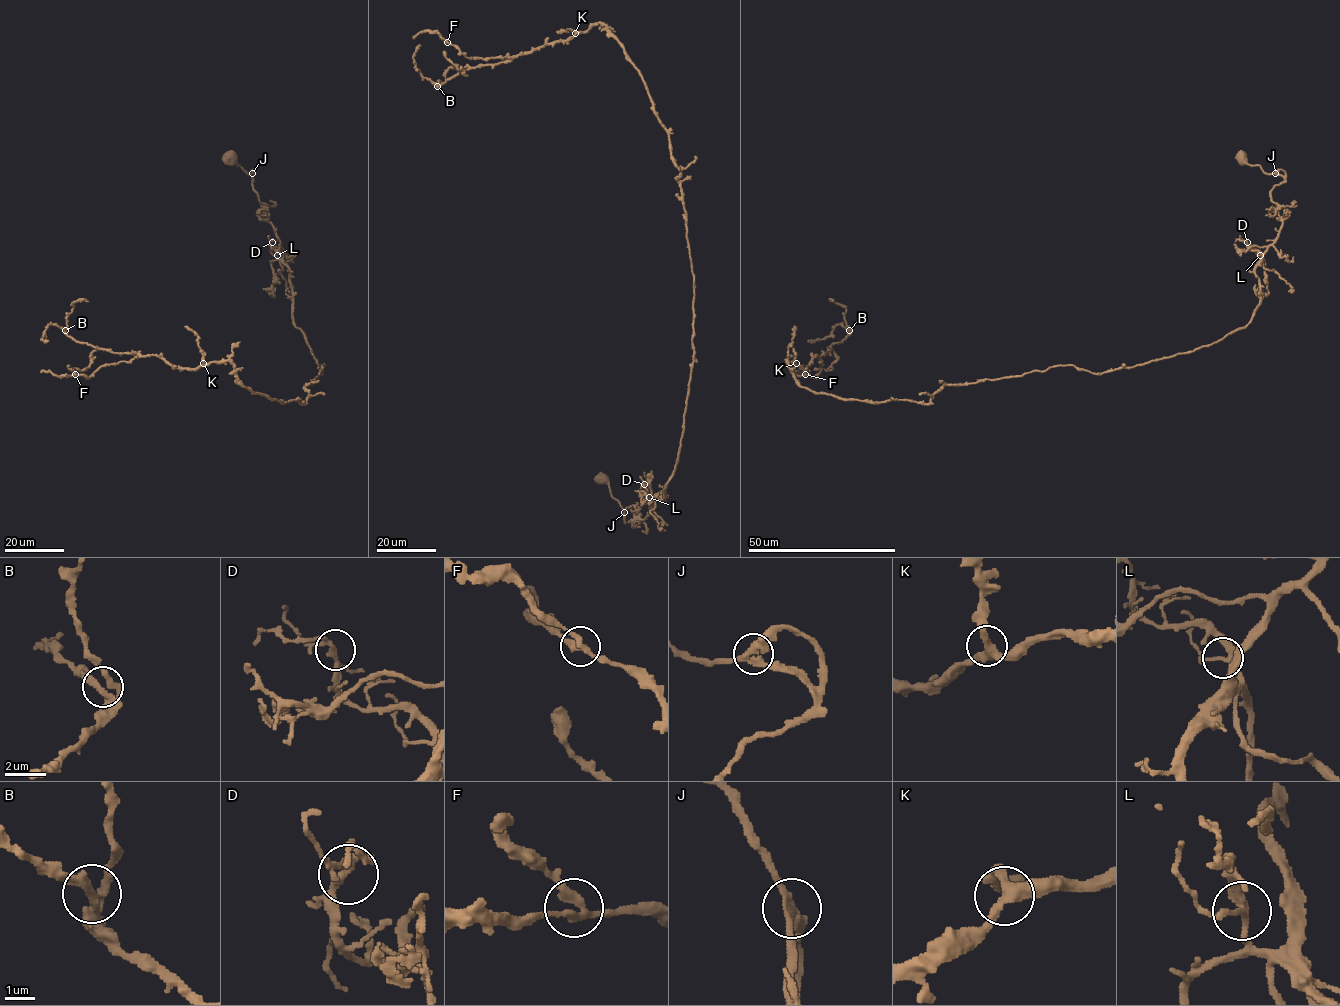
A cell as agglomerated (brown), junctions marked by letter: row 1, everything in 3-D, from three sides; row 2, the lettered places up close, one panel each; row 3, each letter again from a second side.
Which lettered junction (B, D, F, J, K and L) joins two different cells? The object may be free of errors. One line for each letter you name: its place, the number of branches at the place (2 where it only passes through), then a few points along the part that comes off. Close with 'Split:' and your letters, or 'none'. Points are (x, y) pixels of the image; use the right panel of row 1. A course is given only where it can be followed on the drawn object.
Split: none

